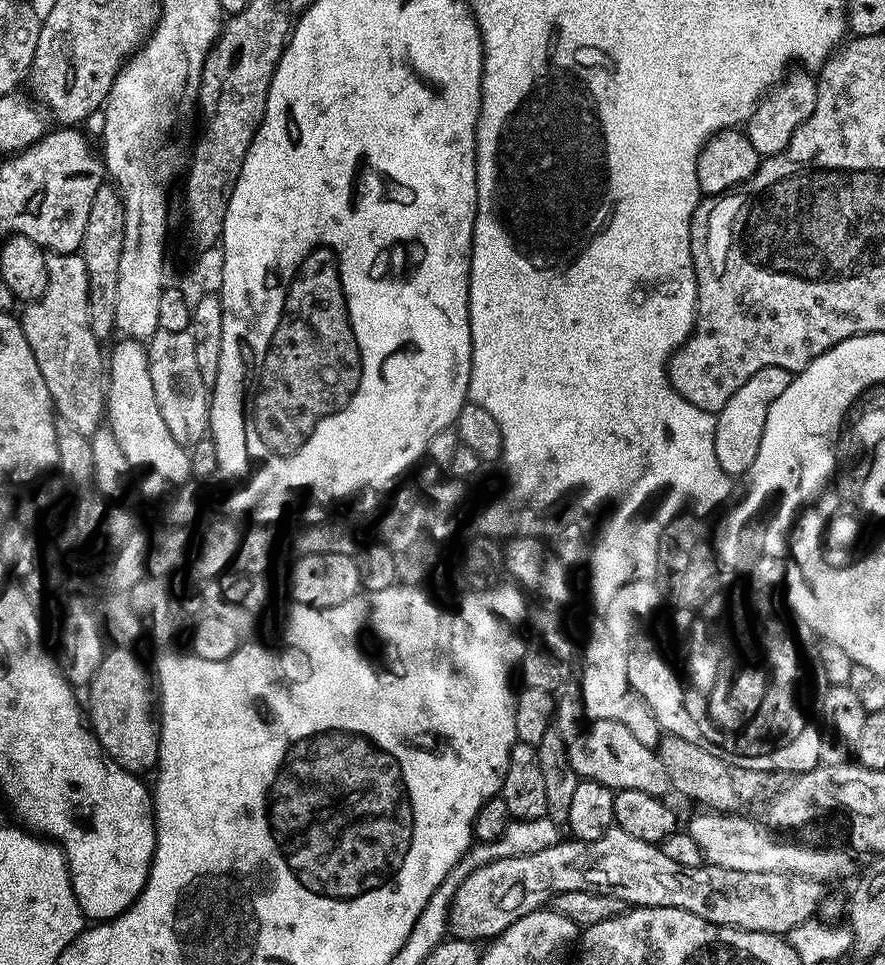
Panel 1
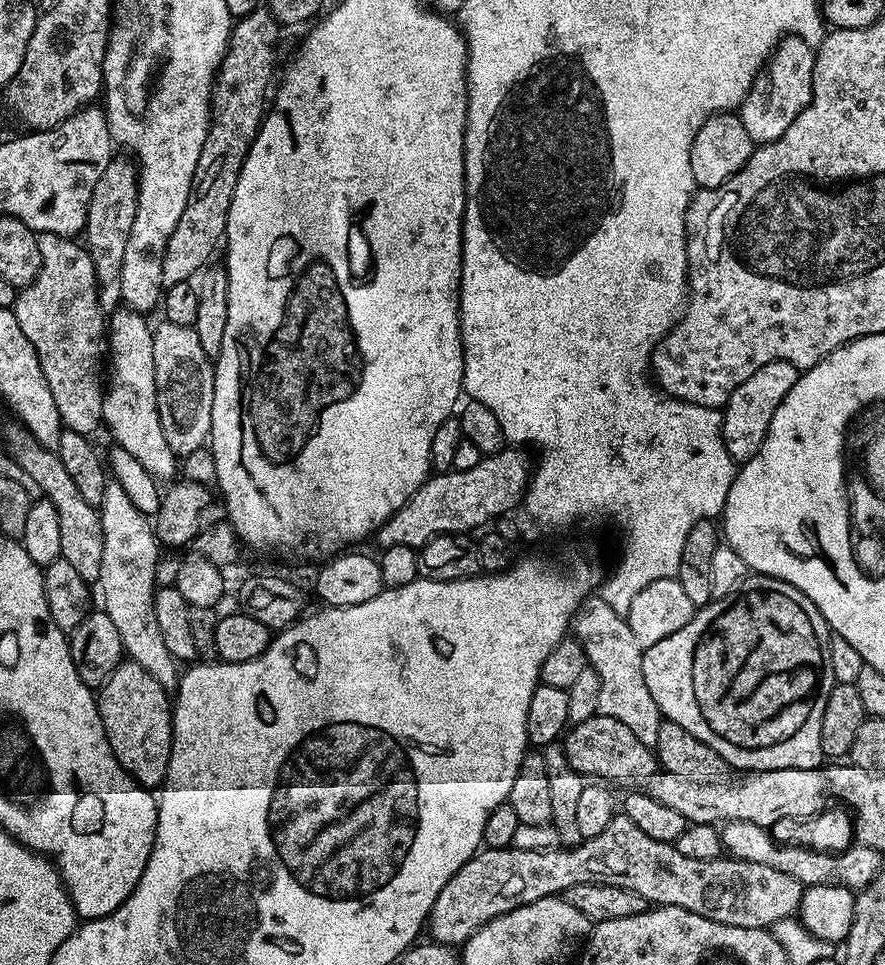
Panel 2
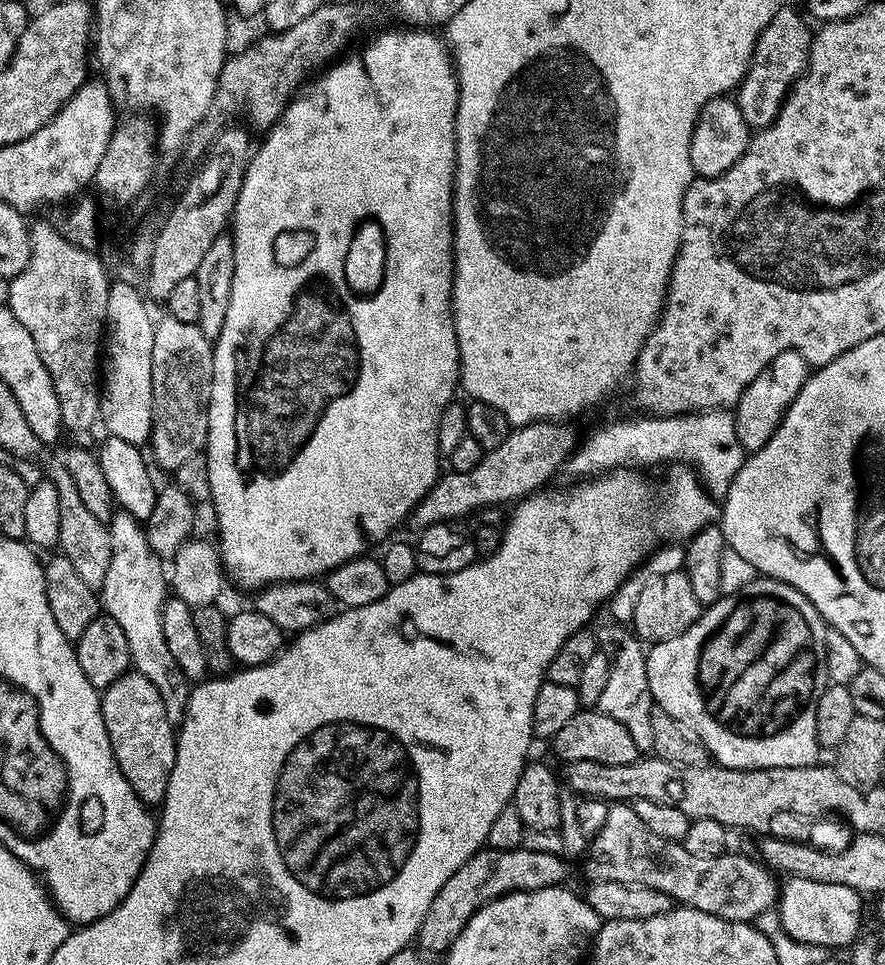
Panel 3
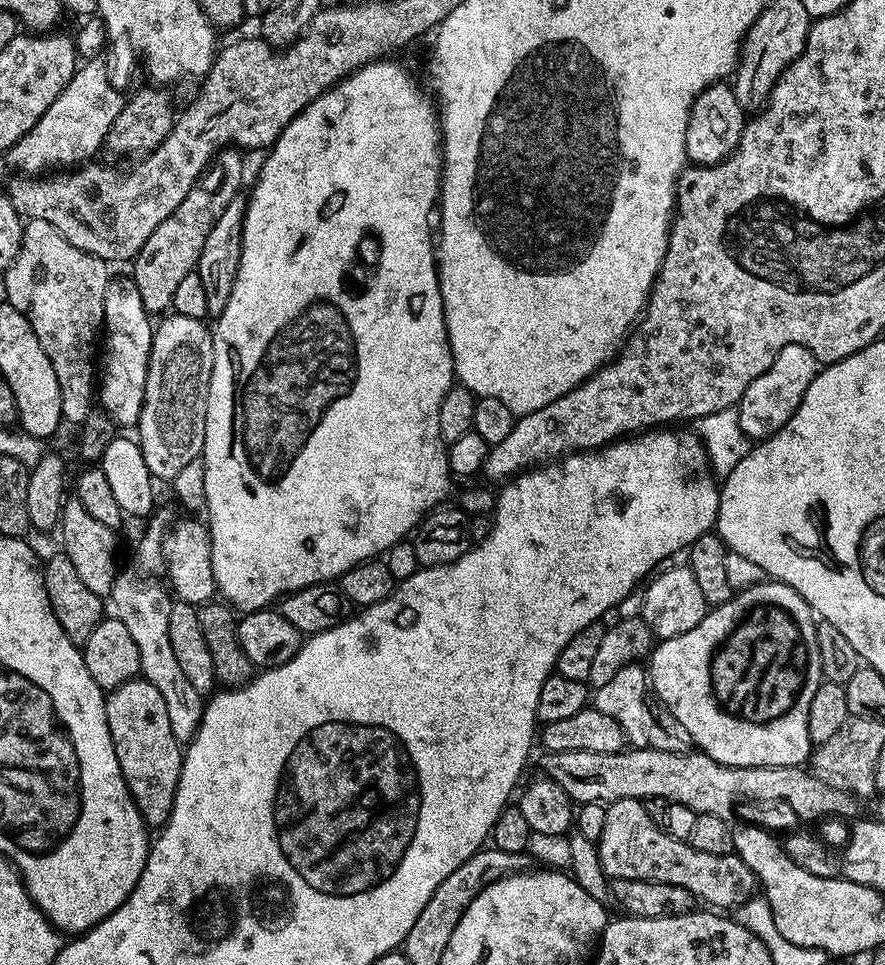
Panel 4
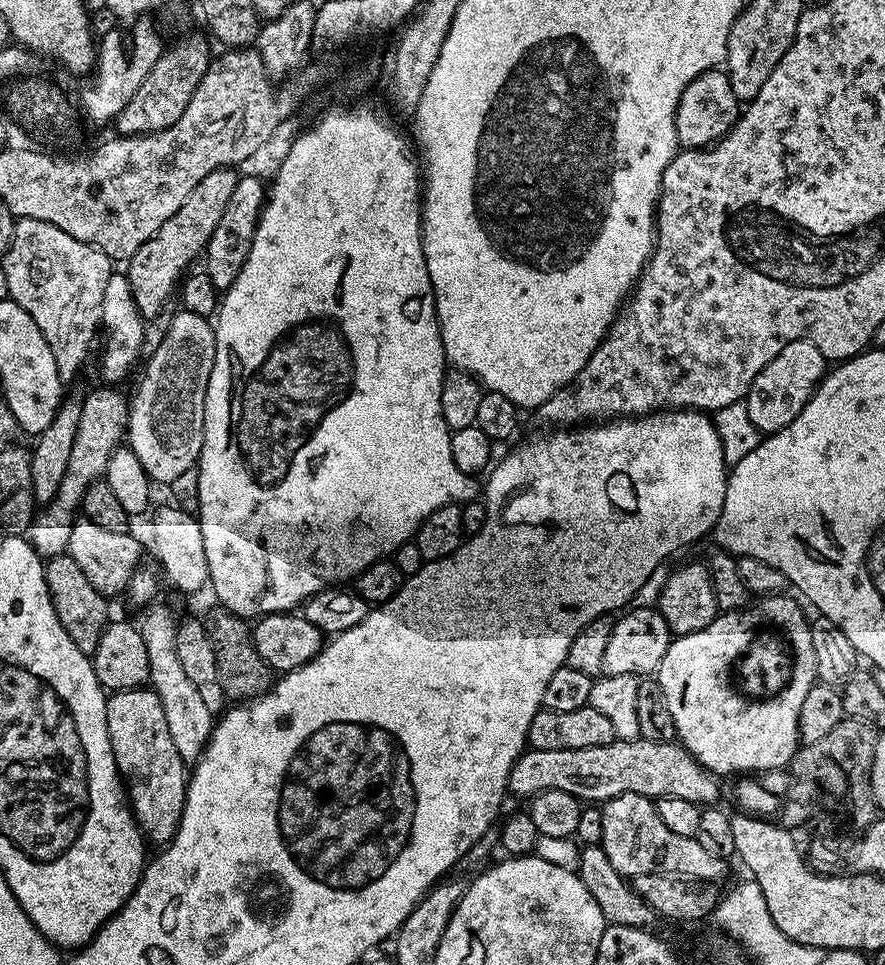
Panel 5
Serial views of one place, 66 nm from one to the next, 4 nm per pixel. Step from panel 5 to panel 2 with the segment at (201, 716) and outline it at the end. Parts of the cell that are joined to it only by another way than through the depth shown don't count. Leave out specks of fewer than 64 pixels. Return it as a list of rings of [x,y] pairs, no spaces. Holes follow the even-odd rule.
[[[113,478],[108,481],[106,494],[102,498],[98,511],[102,526],[102,570],[98,581],[100,596],[104,599],[102,611],[108,615],[110,622],[114,622],[118,634],[122,637],[122,646],[127,659],[133,664],[142,666],[142,670],[146,670],[146,674],[150,674],[150,678],[154,678],[154,682],[158,682],[165,690],[175,689],[180,683],[182,668],[172,657],[170,650],[166,650],[162,630],[158,630],[158,618],[154,618],[154,598],[158,587],[156,563],[160,560],[162,548],[153,532],[153,521],[134,506],[129,495]]]

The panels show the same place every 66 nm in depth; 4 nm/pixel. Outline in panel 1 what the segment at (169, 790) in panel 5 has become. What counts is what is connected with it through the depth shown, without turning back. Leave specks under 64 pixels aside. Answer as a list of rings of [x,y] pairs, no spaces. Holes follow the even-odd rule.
[[[128,646],[107,649],[104,662],[87,689],[86,716],[108,757],[127,772],[145,774],[157,767],[160,758],[158,688],[153,673],[144,669],[132,651]]]

